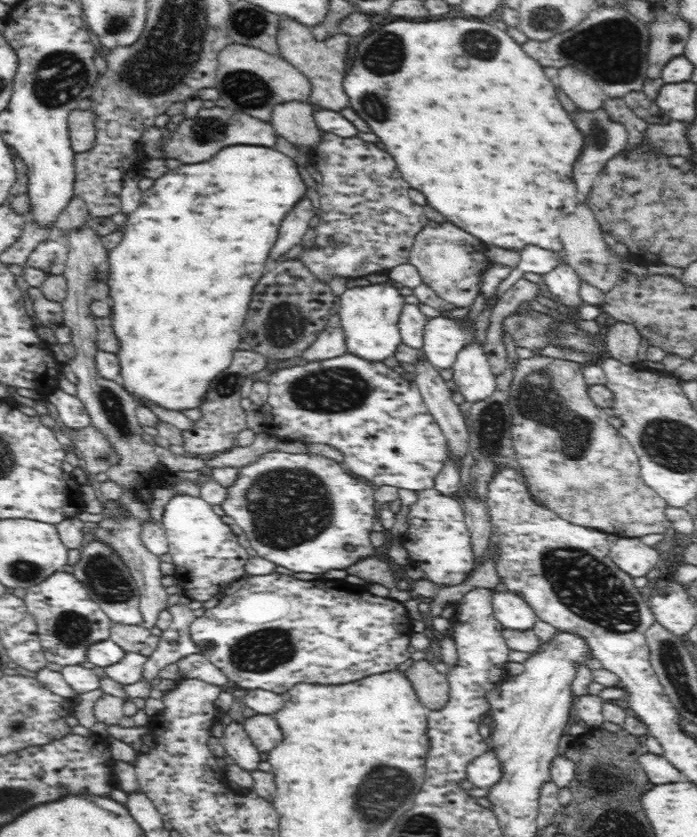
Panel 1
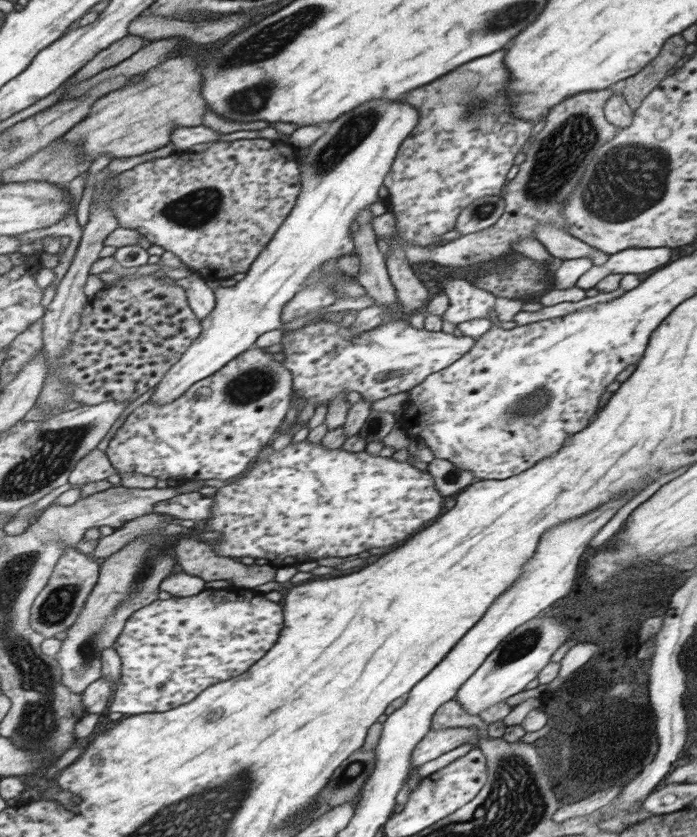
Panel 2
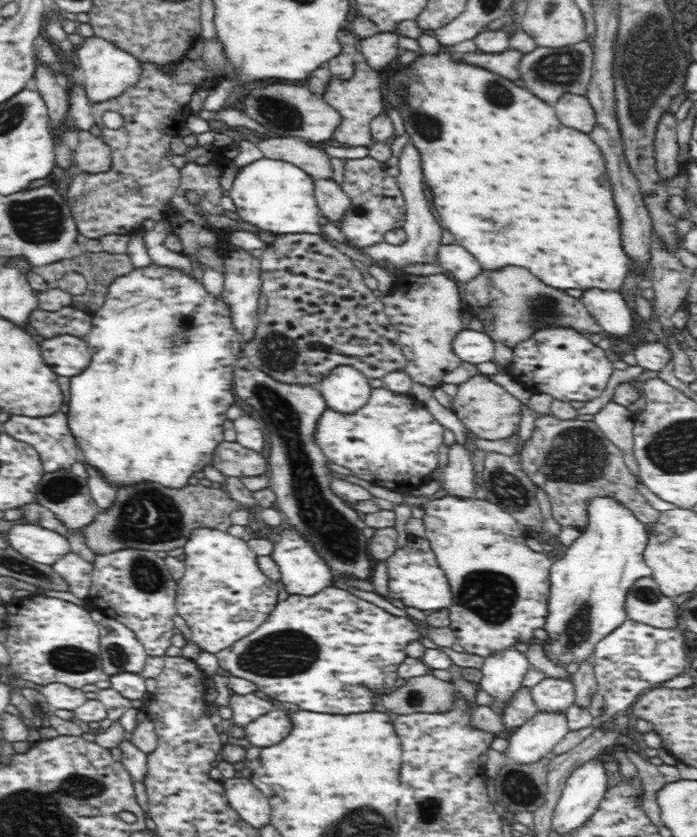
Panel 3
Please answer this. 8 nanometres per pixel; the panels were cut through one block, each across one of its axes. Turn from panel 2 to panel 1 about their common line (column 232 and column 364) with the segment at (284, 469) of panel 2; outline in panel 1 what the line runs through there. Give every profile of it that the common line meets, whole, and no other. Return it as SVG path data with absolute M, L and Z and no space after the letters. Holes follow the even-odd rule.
M274 448L250 466L237 469L237 477L227 488L221 507L242 528L242 540L252 553L292 572L322 574L328 570L344 570L374 554L375 547L370 541L376 517L373 492L372 484L351 476L344 464L318 454L288 454Z

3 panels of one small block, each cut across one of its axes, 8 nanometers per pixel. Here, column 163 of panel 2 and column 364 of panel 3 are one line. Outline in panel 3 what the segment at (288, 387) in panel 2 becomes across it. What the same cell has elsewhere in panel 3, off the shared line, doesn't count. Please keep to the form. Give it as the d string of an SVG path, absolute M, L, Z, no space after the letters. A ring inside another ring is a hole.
M384 386L372 389L369 402L351 416L341 416L327 409L319 421L317 441L323 454L331 461L348 468L356 476L356 480L375 482L408 482L412 476L426 478L438 467L440 448L444 443L443 428L420 404L410 395L398 395L389 392Z

